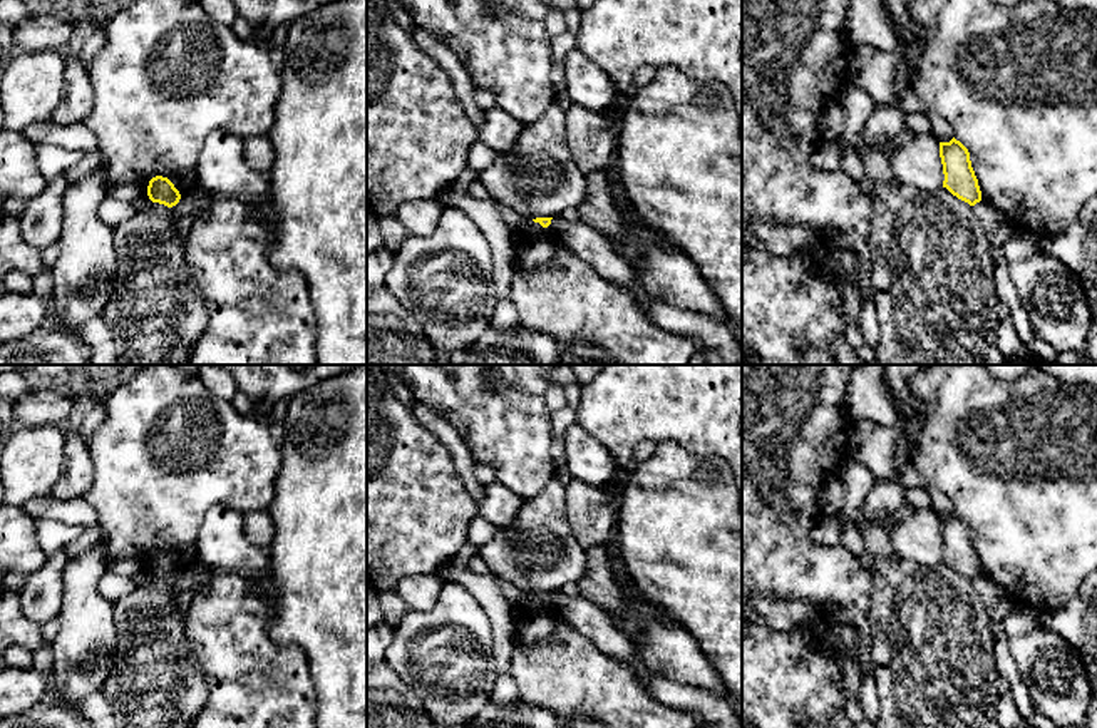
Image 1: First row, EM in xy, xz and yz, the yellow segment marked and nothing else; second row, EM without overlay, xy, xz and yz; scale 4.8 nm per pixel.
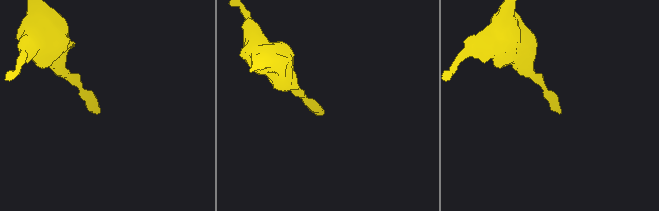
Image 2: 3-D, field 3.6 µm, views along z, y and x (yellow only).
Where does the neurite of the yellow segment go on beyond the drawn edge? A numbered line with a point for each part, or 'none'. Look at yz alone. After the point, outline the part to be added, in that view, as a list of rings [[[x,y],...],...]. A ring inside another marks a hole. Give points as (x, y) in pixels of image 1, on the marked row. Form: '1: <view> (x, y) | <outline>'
none

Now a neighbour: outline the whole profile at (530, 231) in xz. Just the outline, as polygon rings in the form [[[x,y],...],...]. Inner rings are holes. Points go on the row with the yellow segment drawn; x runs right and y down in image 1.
[[[528,221],[518,226],[518,236],[526,241],[534,241],[541,238],[544,233],[546,233],[546,228],[543,228],[539,223],[534,223],[534,221]]]

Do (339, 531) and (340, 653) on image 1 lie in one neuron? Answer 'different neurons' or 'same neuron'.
same neuron

